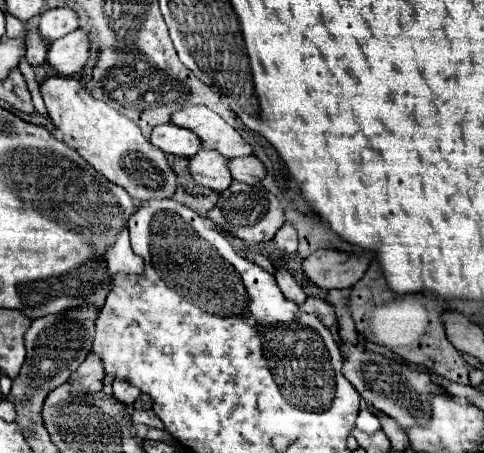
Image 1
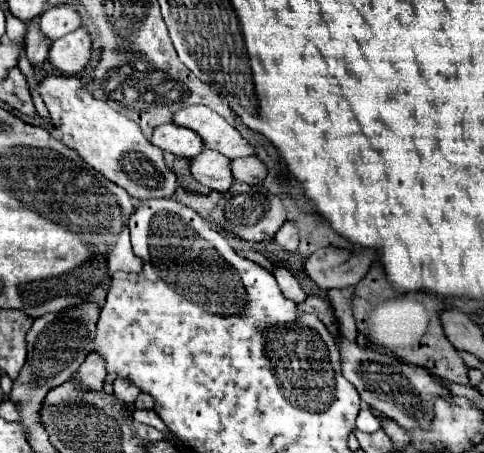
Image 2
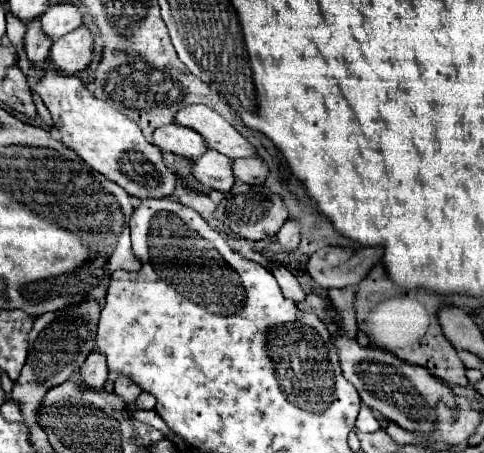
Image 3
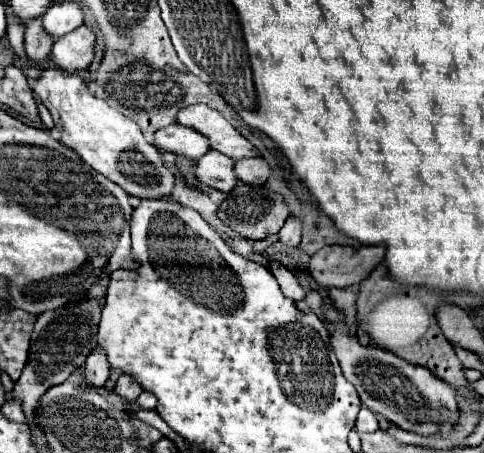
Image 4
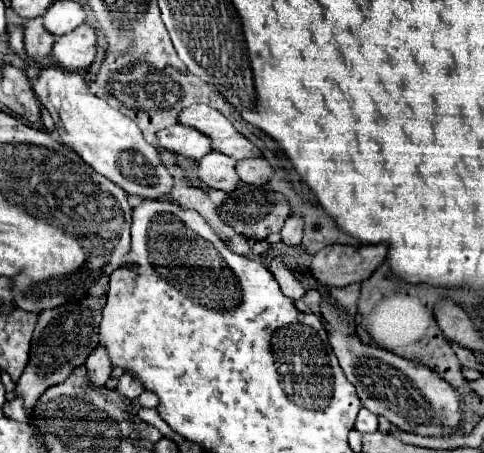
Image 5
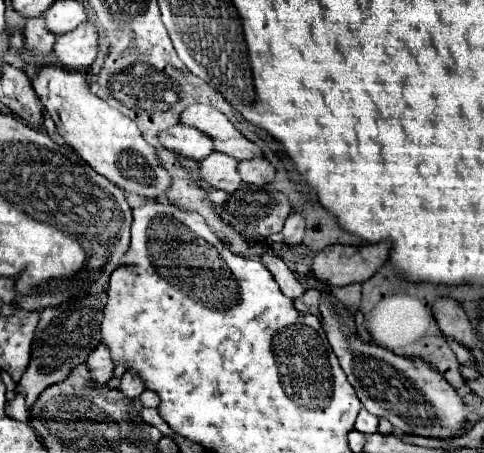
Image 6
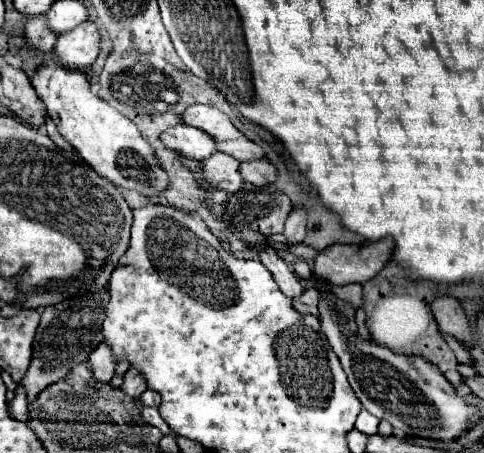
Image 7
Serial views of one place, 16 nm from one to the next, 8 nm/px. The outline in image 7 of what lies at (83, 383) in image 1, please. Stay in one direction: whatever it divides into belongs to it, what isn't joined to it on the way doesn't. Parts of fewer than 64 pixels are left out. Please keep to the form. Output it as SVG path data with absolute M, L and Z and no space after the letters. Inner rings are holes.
M104 342L90 354L88 364L90 364L90 368L92 368L92 372L94 372L94 378L96 378L98 382L108 382L108 380L114 376L116 364L114 364L114 358L112 358L112 354L110 354L108 344L104 344Z

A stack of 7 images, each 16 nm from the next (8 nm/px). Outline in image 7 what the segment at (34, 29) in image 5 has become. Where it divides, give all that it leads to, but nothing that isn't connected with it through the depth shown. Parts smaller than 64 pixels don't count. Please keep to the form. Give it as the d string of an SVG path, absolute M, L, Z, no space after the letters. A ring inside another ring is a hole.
M44 16L28 18L26 28L24 28L24 36L26 36L28 48L38 52L38 54L52 52L52 48L56 44L56 34L46 26L46 18Z

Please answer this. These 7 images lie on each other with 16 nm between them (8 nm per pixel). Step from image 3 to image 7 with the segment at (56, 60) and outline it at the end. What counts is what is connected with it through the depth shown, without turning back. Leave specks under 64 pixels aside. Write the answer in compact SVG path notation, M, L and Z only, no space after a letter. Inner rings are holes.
M86 20L74 30L58 36L54 54L62 66L70 70L78 70L90 66L96 60L98 48L100 48L98 28Z

